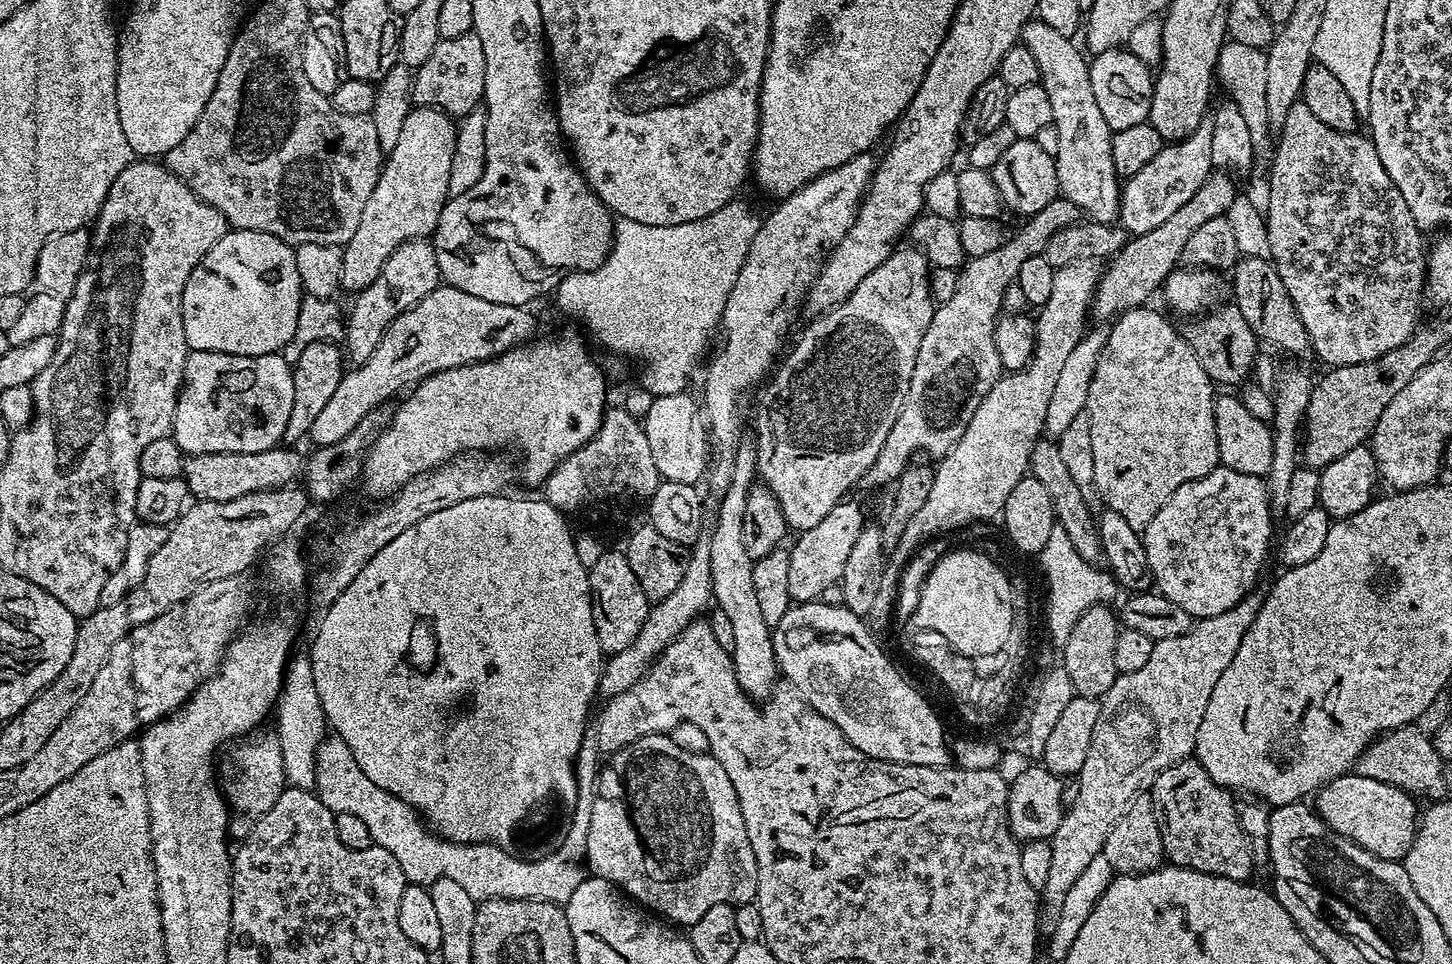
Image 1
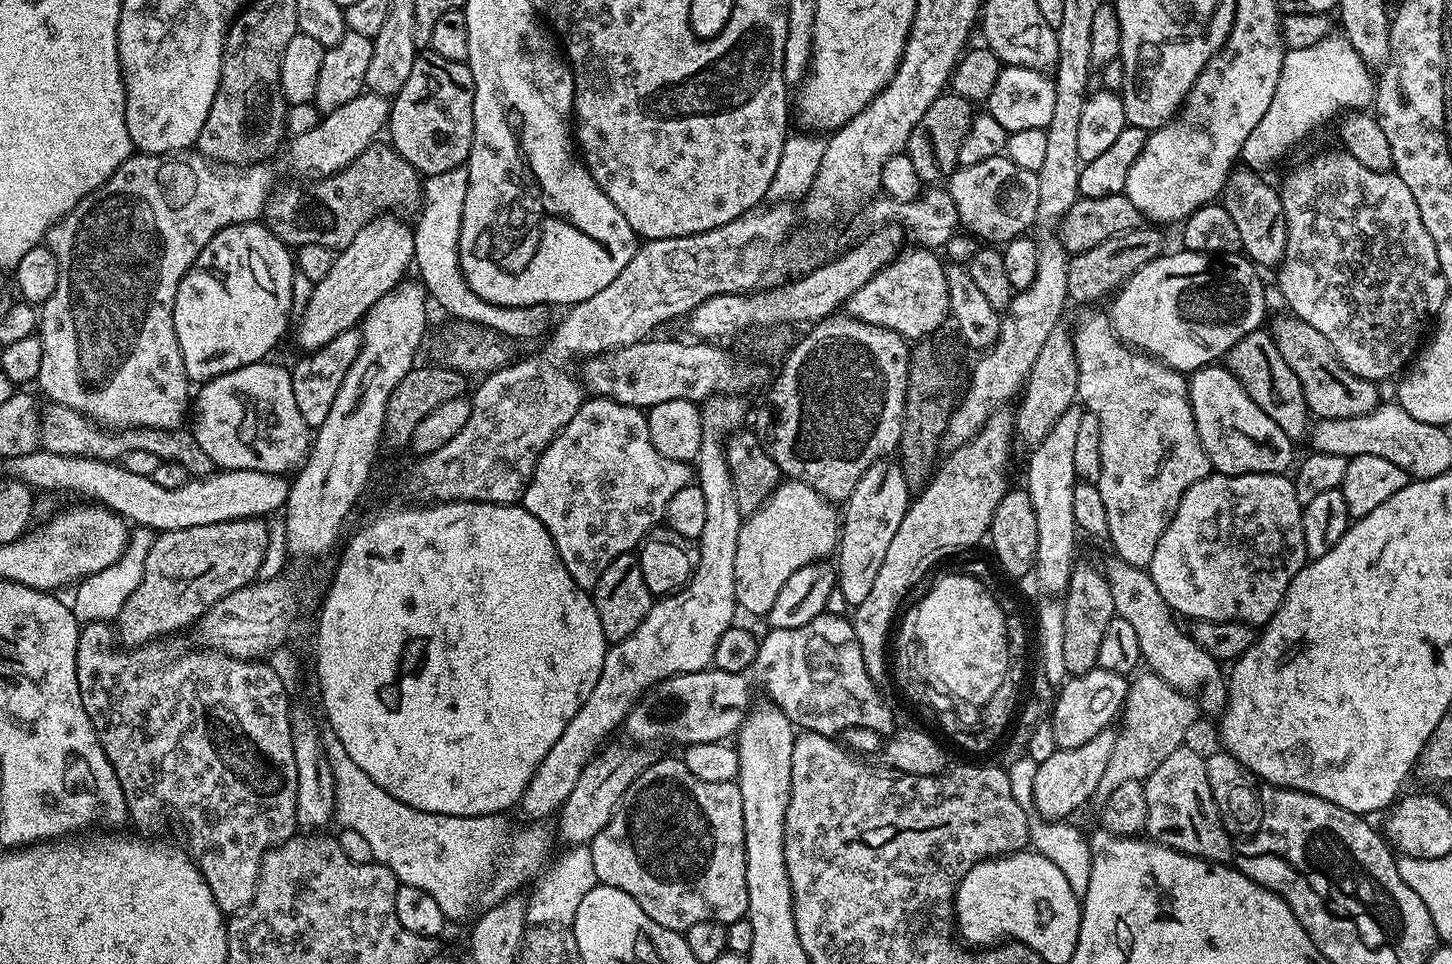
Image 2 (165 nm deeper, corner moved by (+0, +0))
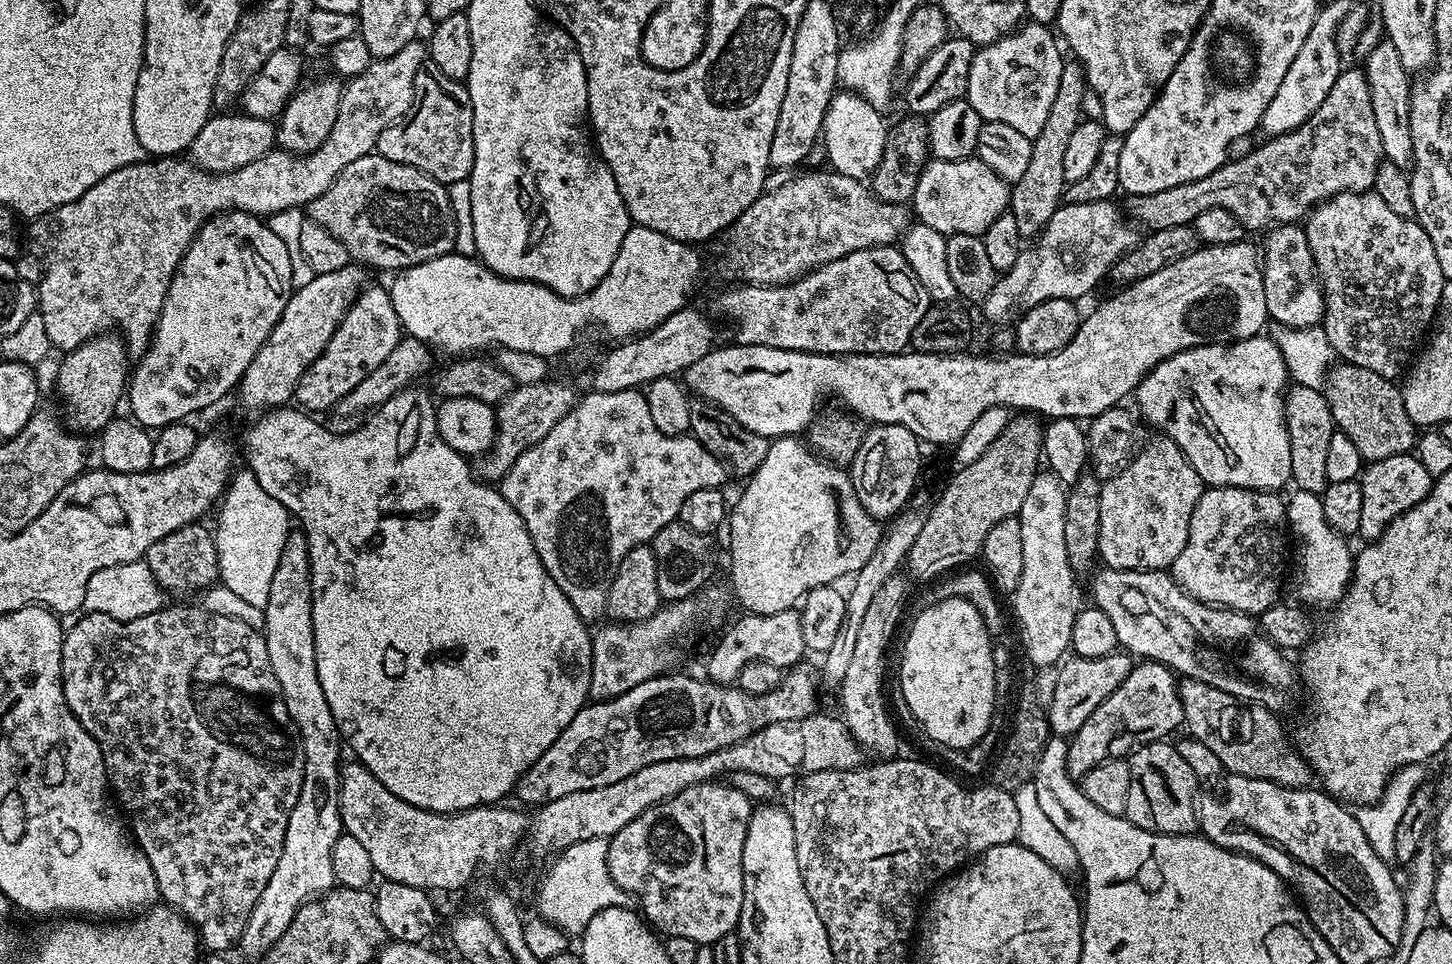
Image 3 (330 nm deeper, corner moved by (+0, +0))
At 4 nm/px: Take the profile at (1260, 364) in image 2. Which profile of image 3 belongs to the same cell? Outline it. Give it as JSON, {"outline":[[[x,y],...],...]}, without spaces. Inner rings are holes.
{"outline":[[[1292,384],[1284,395],[1284,417],[1290,434],[1290,470],[1291,483],[1299,491],[1323,493],[1327,486],[1326,458],[1330,438],[1338,431],[1334,418],[1330,414],[1328,400],[1323,391],[1310,386]]]}

